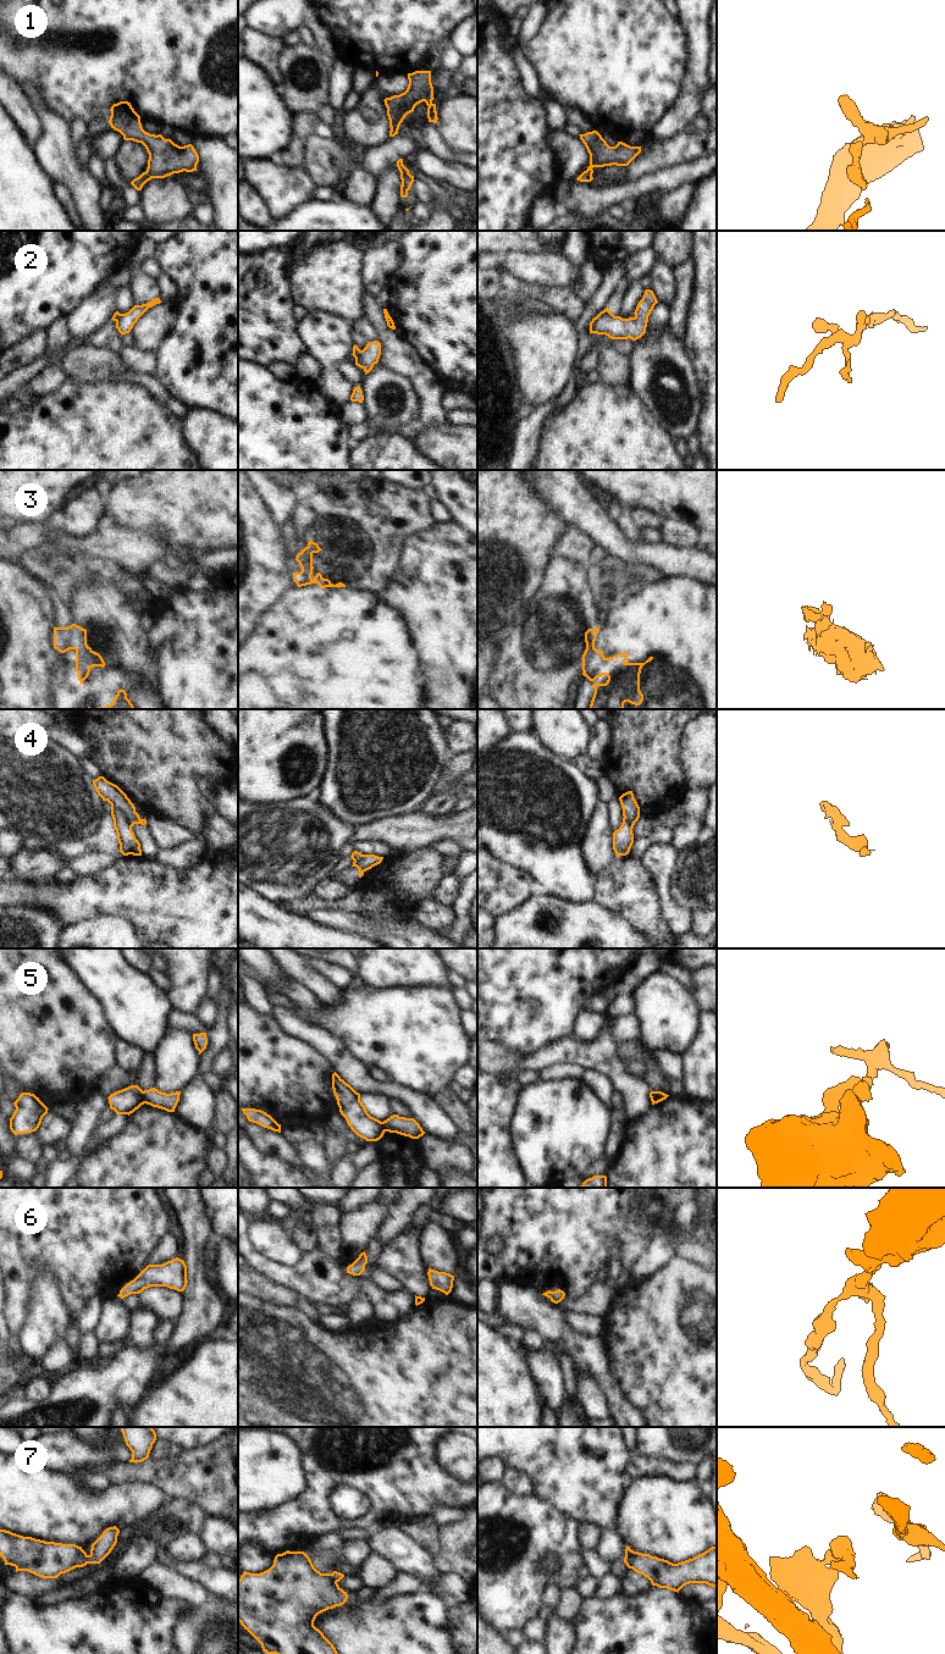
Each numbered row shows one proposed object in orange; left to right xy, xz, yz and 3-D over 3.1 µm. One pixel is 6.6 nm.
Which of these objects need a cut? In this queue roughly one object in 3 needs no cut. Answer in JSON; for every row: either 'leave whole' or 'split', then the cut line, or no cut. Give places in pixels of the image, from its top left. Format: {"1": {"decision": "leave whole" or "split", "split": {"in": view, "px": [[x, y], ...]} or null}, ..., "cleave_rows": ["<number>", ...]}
{"1": {"decision": "leave whole", "split": null}, "2": {"decision": "split", "split": {"in": "xz", "px": [[360, 350], [355, 360]]}}, "3": {"decision": "split", "split": {"in": "xy", "px": [[87, 646], [76, 650]]}}, "4": {"decision": "split", "split": {"in": "xy", "px": [[111, 807], [120, 811], [131, 826]]}}, "5": {"decision": "split", "split": {"in": "xy", "px": [[142, 1091], [144, 1102]]}}, "6": {"decision": "leave whole", "split": null}, "7": {"decision": "split", "split": {"in": "xz", "px": [[330, 1574], [336, 1582]]}}, "cleave_rows": ["2", "3", "4", "5", "7"]}

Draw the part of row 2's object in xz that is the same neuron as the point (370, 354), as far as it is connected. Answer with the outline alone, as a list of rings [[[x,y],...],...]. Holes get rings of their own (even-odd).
[[[374,341],[368,343],[366,347],[360,350],[360,355],[355,360],[355,365],[361,367],[366,375],[372,370],[374,365],[378,363],[380,355],[381,343],[378,341]]]

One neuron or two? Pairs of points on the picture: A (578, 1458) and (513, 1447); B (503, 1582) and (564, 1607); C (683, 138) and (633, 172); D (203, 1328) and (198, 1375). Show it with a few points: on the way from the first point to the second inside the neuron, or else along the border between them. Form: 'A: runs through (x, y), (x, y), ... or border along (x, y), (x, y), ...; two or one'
A: runs through (562, 1458), (553, 1458), (542, 1447), (529, 1447); one
B: border along (574, 1587), (562, 1591); two
C: runs through (670, 150), (666, 155), (655, 156), (645, 164); one
D: border along (206, 1338), (197, 1345); two

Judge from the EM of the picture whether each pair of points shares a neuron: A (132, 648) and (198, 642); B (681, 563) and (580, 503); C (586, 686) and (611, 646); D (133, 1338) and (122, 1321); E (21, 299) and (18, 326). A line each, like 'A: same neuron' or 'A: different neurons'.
A: different neurons
B: same neuron
C: same neuron
D: different neurons
E: same neuron

